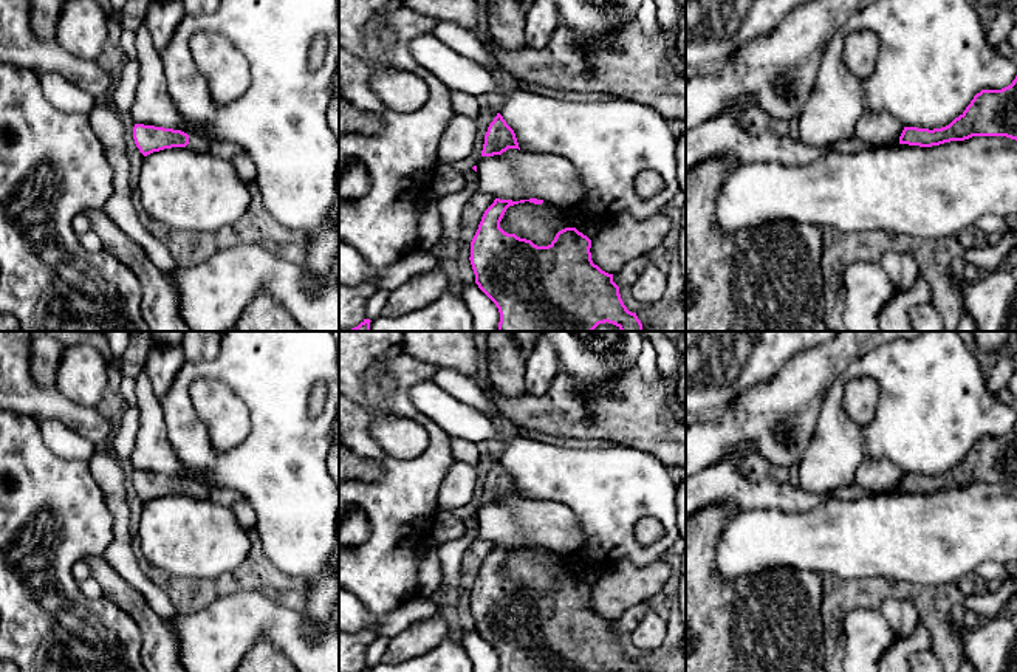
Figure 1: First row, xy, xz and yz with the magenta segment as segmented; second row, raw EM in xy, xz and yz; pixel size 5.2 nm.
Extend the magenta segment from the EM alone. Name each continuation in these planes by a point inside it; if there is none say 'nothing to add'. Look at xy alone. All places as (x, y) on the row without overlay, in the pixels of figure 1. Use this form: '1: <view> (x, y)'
1: xy (197, 488)

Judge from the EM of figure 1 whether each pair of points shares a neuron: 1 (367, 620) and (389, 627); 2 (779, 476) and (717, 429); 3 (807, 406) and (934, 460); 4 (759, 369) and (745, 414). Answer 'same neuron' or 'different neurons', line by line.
1: same neuron
2: different neurons
3: different neurons
4: different neurons

